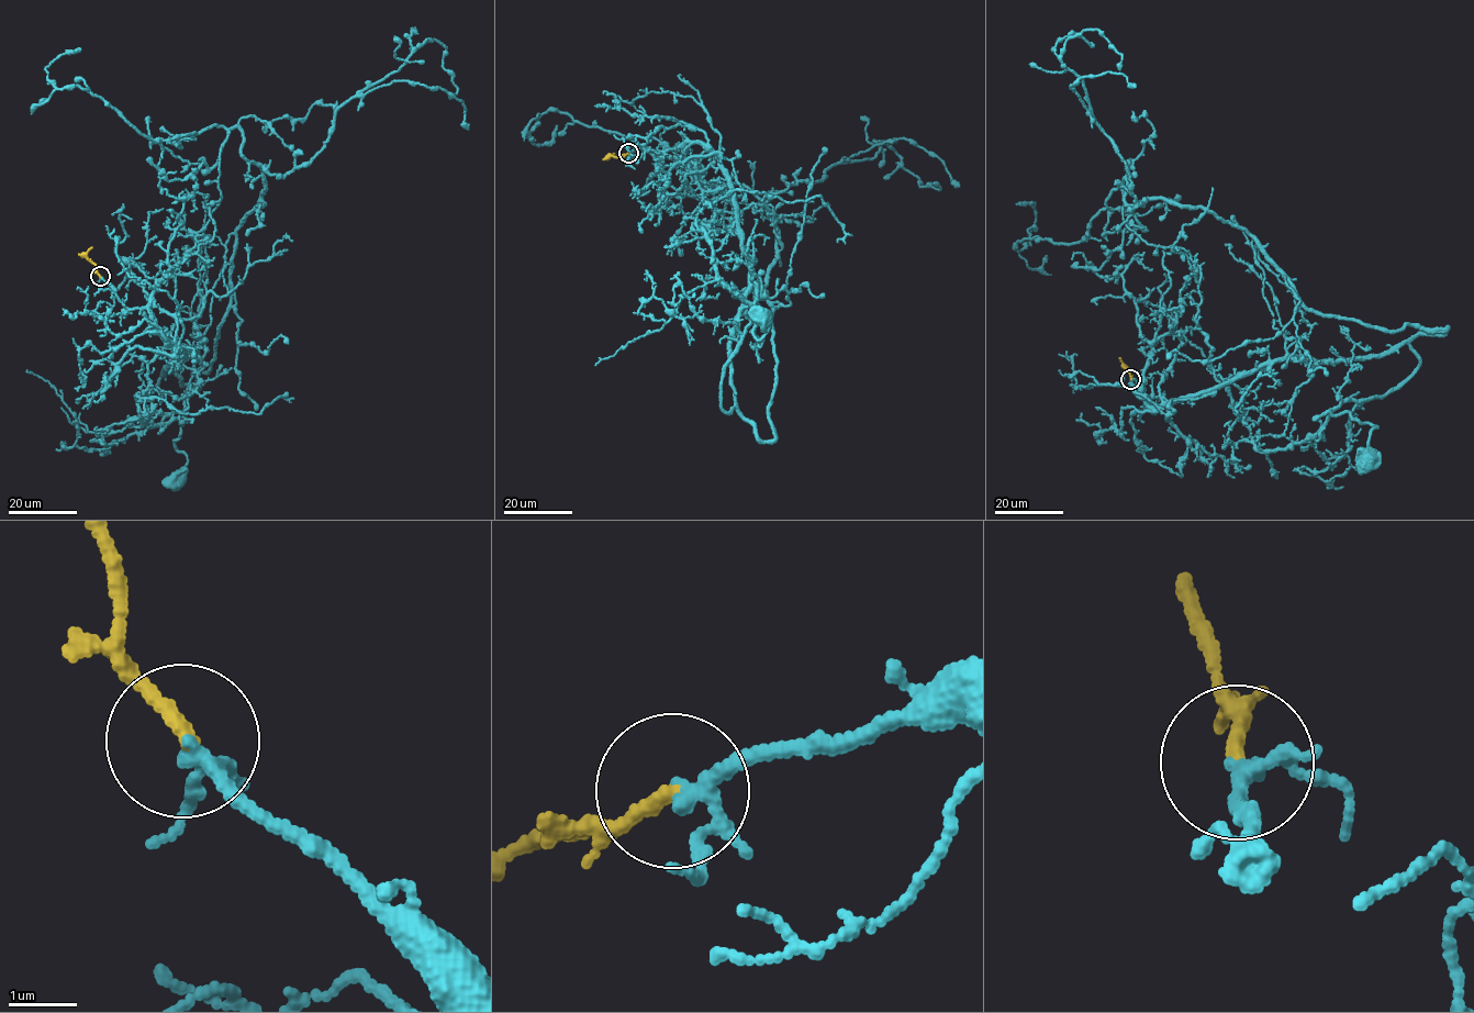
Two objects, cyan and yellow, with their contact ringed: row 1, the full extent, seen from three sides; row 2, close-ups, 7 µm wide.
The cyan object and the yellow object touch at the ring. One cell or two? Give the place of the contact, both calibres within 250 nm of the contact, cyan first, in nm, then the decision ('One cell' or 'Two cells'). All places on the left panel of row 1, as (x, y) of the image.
Place: (100, 276). Thickness 150 nm (cyan) against 220 nm. One cell

